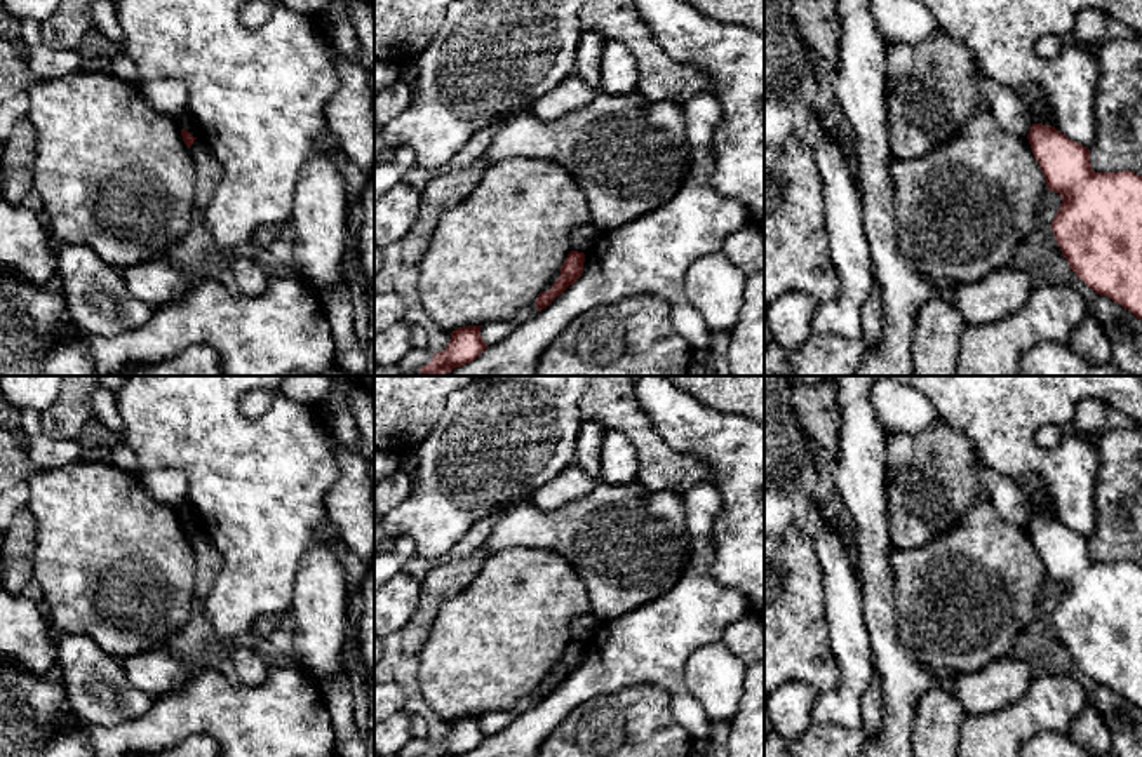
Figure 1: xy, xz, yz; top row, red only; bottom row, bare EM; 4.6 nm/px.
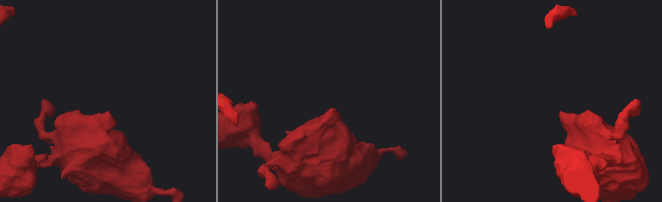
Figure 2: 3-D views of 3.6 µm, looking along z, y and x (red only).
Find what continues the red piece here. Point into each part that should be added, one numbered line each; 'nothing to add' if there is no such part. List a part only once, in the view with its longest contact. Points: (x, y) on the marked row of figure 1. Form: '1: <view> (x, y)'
nothing to add

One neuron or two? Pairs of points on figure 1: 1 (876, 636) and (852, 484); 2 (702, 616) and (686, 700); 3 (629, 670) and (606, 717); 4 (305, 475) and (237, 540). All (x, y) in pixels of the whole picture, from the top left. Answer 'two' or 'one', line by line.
1: one
2: one
3: two
4: one

